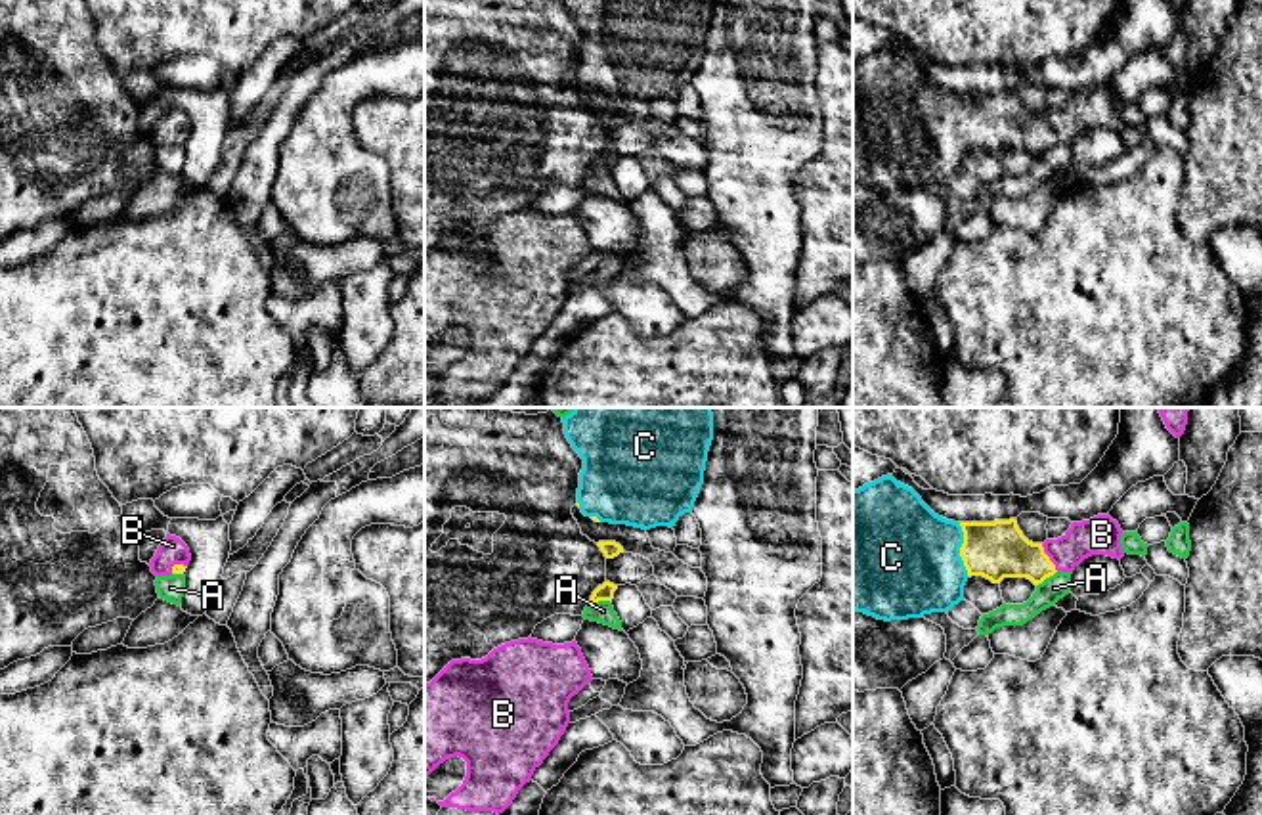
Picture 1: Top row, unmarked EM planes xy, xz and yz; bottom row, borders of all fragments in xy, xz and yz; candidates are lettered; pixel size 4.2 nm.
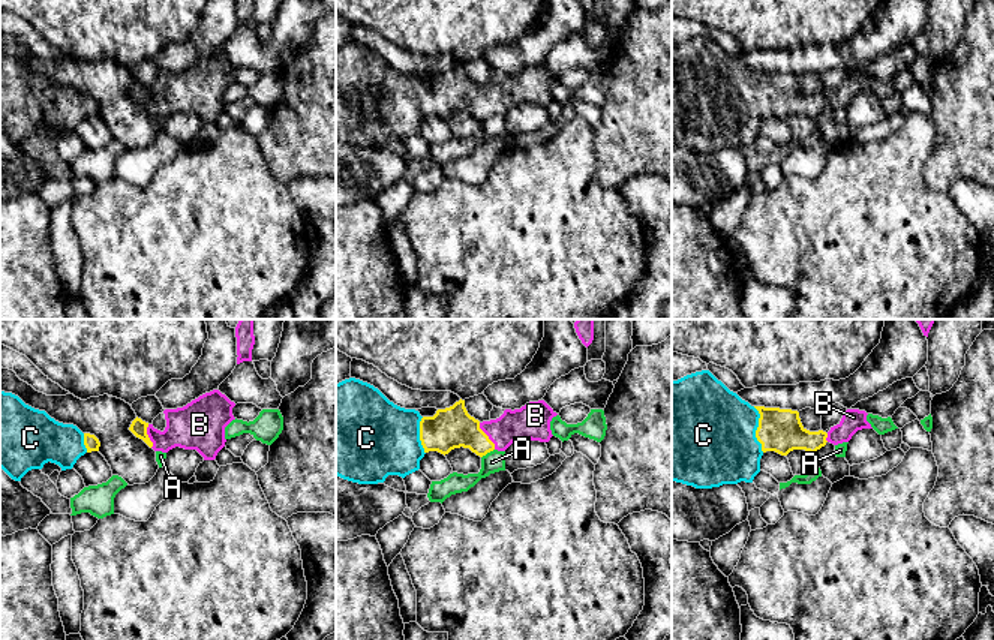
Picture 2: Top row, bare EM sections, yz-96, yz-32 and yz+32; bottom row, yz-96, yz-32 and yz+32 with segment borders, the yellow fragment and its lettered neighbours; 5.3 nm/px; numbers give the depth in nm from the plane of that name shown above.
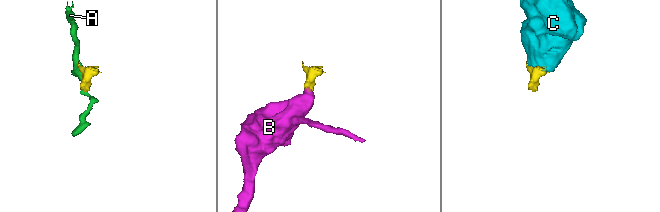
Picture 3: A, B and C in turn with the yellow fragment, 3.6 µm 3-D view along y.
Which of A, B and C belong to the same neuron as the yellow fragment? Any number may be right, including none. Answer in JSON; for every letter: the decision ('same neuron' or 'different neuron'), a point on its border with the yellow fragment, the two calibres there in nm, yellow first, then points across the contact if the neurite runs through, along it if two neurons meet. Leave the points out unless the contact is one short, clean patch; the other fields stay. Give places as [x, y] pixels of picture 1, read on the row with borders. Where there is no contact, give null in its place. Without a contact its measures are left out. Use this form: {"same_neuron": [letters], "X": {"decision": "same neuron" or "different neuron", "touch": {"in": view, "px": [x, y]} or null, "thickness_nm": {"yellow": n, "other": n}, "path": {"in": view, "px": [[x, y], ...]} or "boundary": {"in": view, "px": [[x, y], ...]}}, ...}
{"same_neuron": ["B", "C"], "A": {"decision": "different neuron", "touch": {"in": "xz", "px": [599, 599]}, "thickness_nm": {"yellow": 70, "other": 90}, "boundary": {"in": "xz", "px": [[610, 601], [589, 603]]}}, "B": {"decision": "same neuron", "touch": {"in": "yz", "px": [1048, 557]}, "thickness_nm": {"yellow": 240, "other": 160}, "path": {"in": "yz", "px": [[999, 550], [1016, 557], [1048, 557], [1102, 534]]}}, "C": {"decision": "same neuron", "touch": {"in": "yz", "px": [960, 550]}, "thickness_nm": {"yellow": 240, "other": 480}, "path": {"in": "yz", "px": [[999, 550], [960, 550], [928, 561], [903, 561]]}}}

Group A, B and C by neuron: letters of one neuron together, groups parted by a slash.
A / B C

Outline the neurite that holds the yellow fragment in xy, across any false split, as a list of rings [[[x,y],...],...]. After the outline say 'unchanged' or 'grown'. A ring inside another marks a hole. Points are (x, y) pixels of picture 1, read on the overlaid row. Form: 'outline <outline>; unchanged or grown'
outline [[[166,534],[149,566],[155,576],[172,576],[184,574],[189,561],[187,545],[180,538]]]; grown

